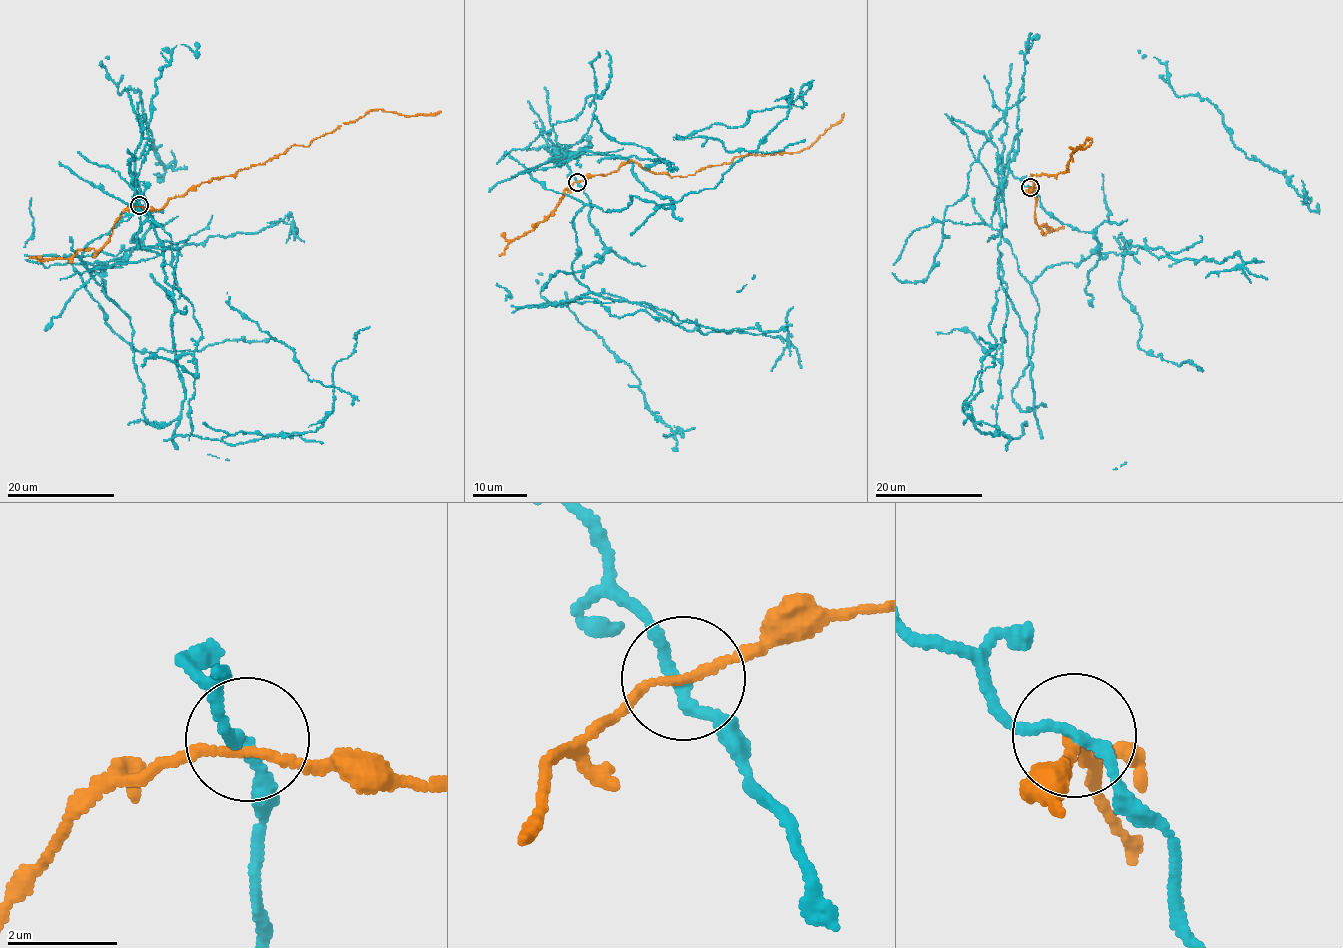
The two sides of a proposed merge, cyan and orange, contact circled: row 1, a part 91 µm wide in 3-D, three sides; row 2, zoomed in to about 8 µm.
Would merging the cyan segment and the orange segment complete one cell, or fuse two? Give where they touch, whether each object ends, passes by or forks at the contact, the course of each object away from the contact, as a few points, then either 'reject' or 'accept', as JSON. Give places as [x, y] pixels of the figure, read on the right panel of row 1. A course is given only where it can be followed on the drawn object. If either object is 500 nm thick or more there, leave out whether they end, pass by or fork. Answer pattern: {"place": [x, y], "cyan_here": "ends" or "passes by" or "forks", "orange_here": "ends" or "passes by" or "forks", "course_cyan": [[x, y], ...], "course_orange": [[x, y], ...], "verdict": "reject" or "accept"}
{"place": [1030, 187], "cyan_here": "passes by", "orange_here": "passes by", "course_cyan": [[1030, 186], [1005, 166], [991, 218], [1039, 306], [1012, 396], [1034, 417], [1012, 438], [962, 403], [1000, 283]], "course_orange": [[1030, 188], [1029, 194], [1035, 185], [1032, 174], [1068, 172], [1072, 151], [1092, 139], [1082, 149], [1069, 147]], "verdict": "reject"}

